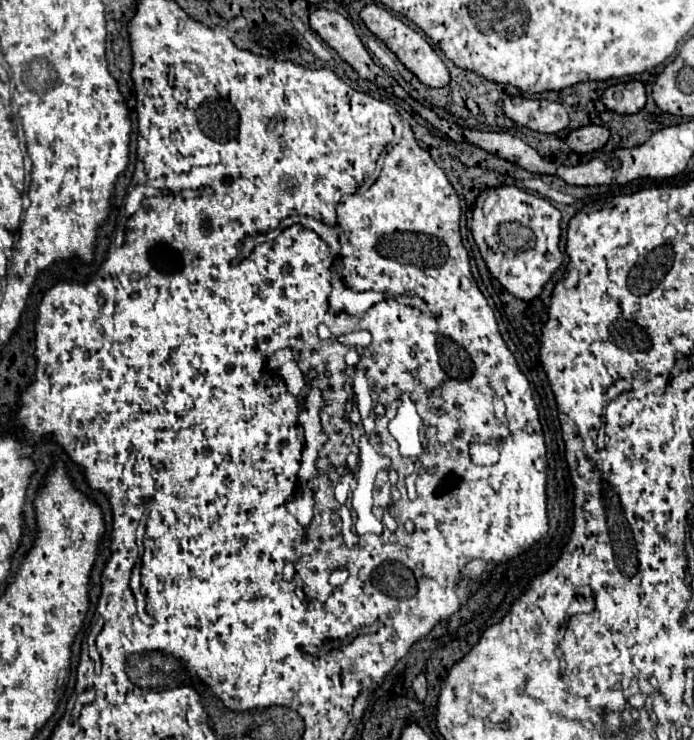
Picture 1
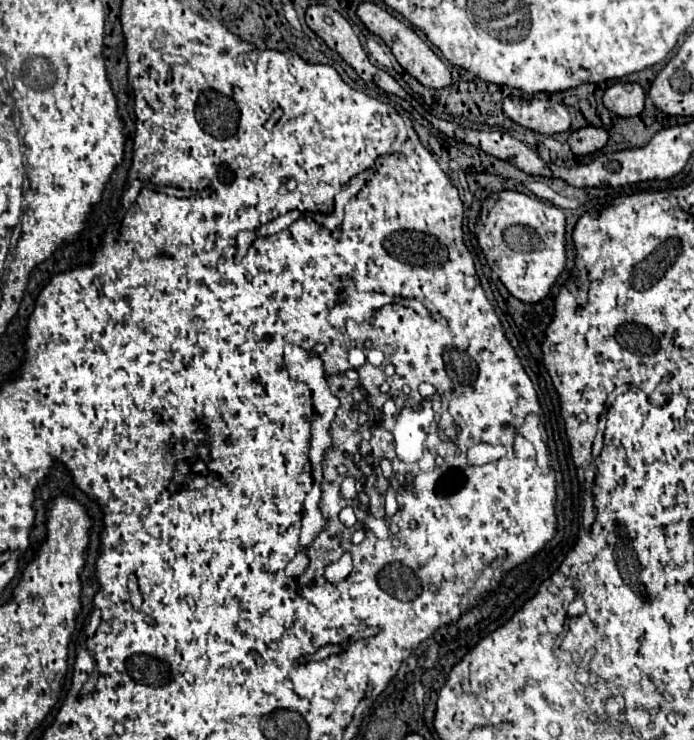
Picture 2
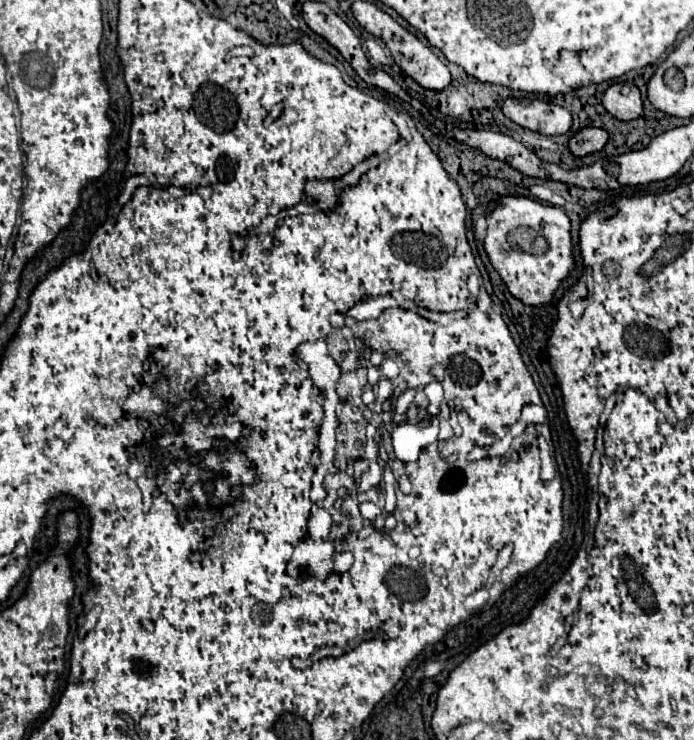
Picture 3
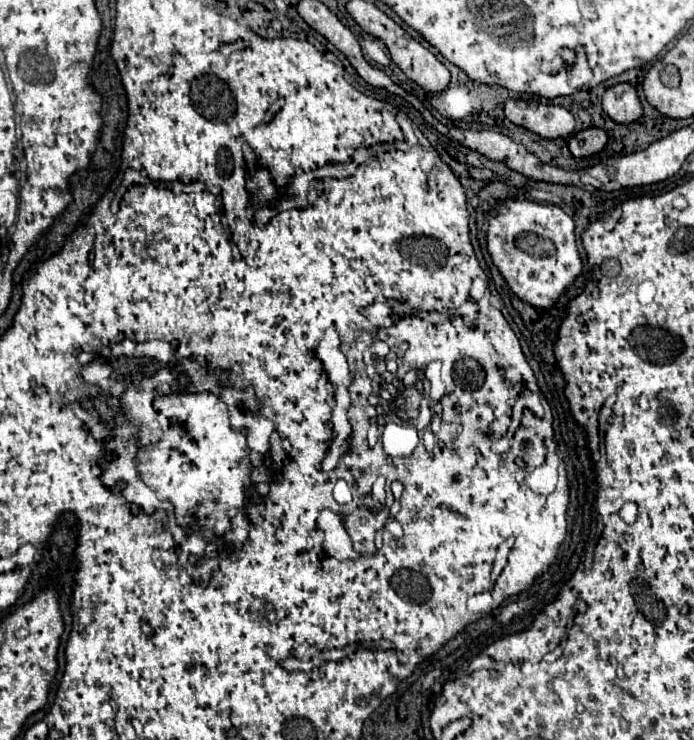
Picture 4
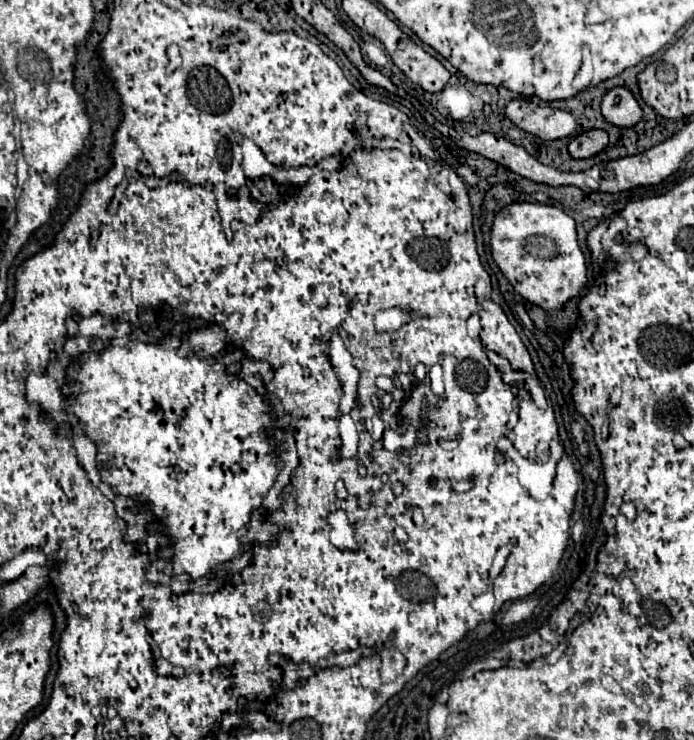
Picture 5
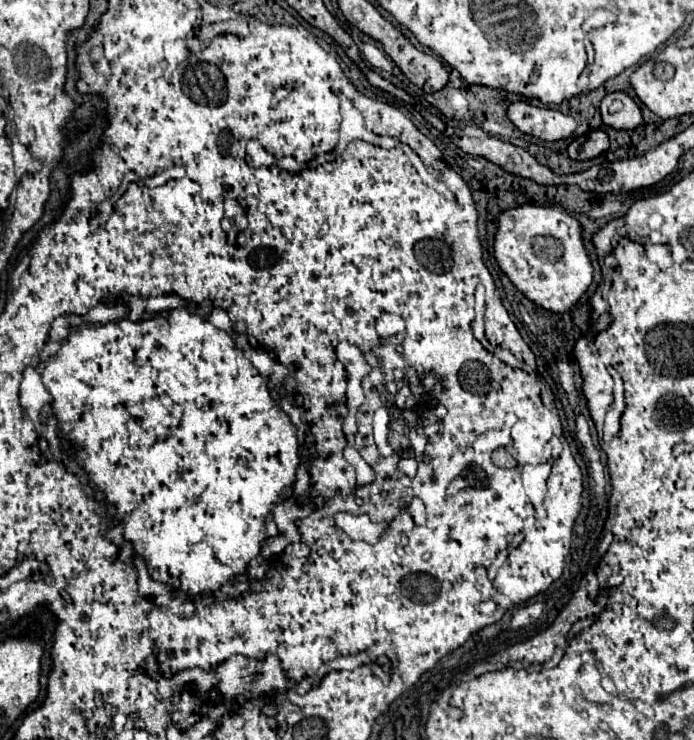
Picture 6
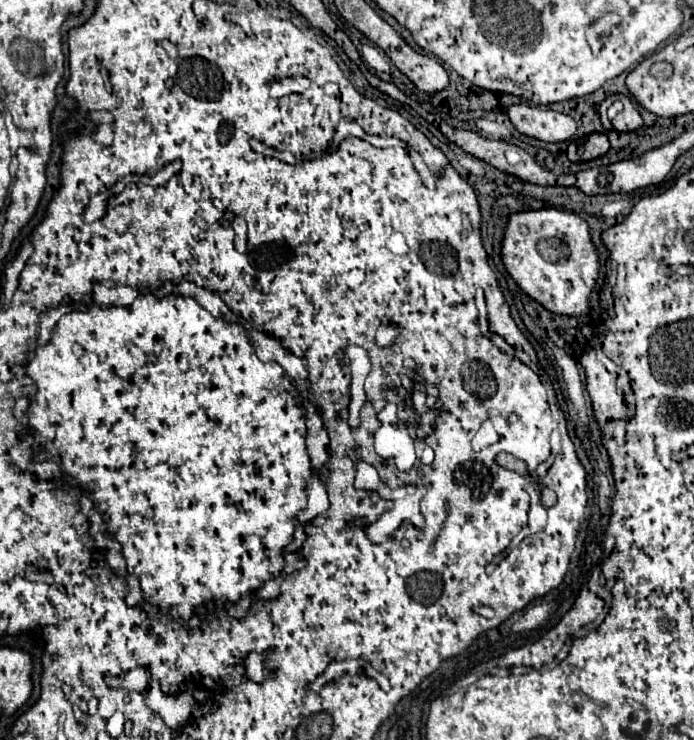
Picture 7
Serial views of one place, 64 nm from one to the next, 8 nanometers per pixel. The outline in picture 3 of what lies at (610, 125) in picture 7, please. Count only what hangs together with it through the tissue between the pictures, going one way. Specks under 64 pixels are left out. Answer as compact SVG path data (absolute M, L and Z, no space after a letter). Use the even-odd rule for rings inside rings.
M612 84L602 104L618 120L634 120L642 114L642 94L636 84Z

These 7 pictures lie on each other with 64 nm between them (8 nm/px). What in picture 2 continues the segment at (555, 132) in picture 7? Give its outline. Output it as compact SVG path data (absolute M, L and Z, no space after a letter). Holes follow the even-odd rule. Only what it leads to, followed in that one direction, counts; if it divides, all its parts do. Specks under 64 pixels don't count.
M508 96L504 100L504 114L516 124L540 134L558 134L570 128L568 110L552 100L524 100L518 96Z

